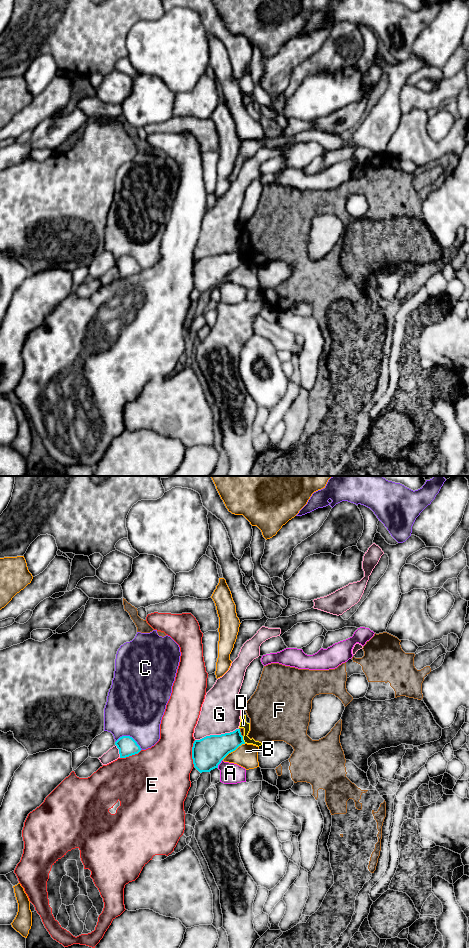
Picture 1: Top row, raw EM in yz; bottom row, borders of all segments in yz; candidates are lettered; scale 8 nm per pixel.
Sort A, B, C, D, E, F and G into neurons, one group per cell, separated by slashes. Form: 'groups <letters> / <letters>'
groups A / B / C / D F / E / G

